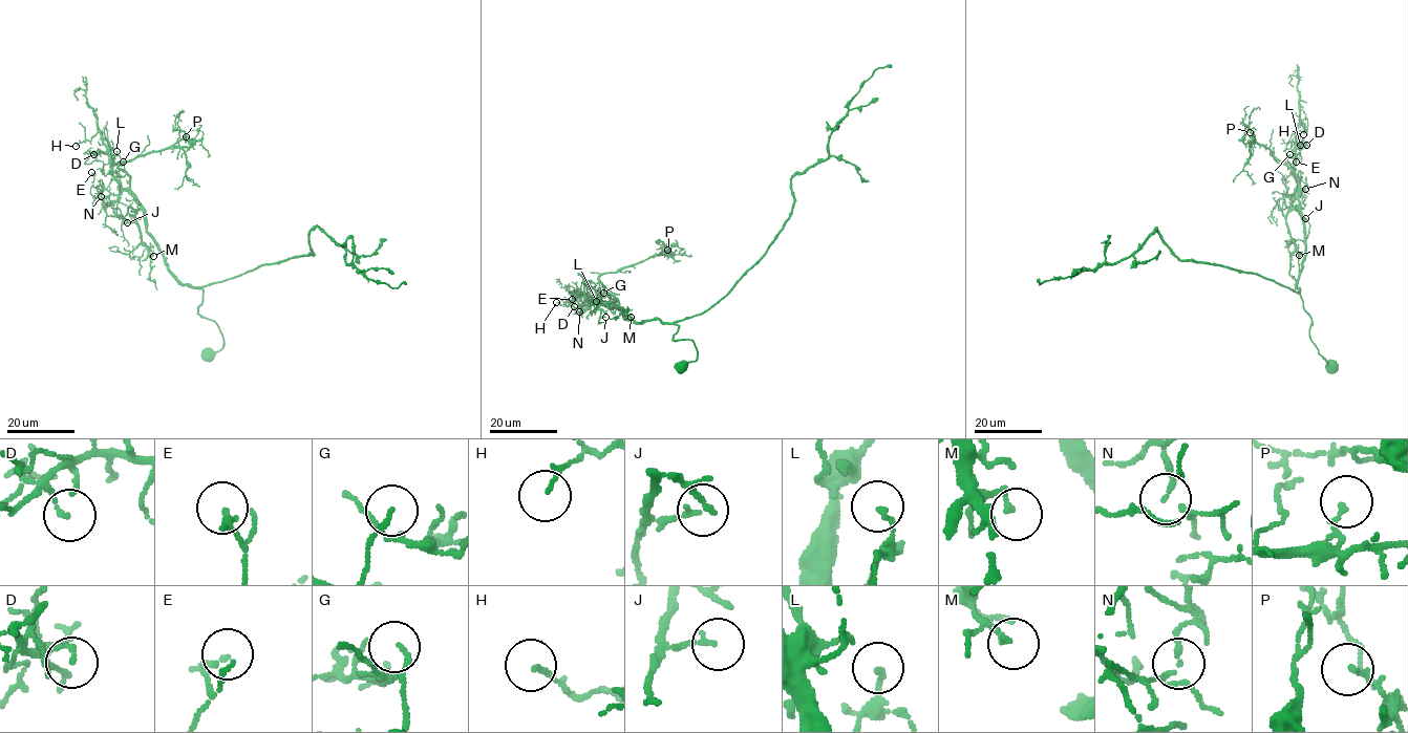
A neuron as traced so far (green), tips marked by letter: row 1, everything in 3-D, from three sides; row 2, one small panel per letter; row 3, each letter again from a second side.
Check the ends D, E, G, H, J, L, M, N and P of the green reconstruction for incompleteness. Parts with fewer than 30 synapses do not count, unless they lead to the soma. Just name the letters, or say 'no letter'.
J

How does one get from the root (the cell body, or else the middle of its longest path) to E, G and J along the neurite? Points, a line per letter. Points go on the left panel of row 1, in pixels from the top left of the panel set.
E: (207, 352), (224, 339), (198, 313), (203, 289), (171, 272), (133, 196), (107, 206), (90, 194), (91, 172)
G: (207, 352), (222, 346), (222, 335), (198, 313), (203, 289), (177, 279), (147, 231), (123, 162)
J: (207, 352), (224, 339), (198, 313), (203, 290), (171, 272), (124, 190), (112, 211), (127, 222)

